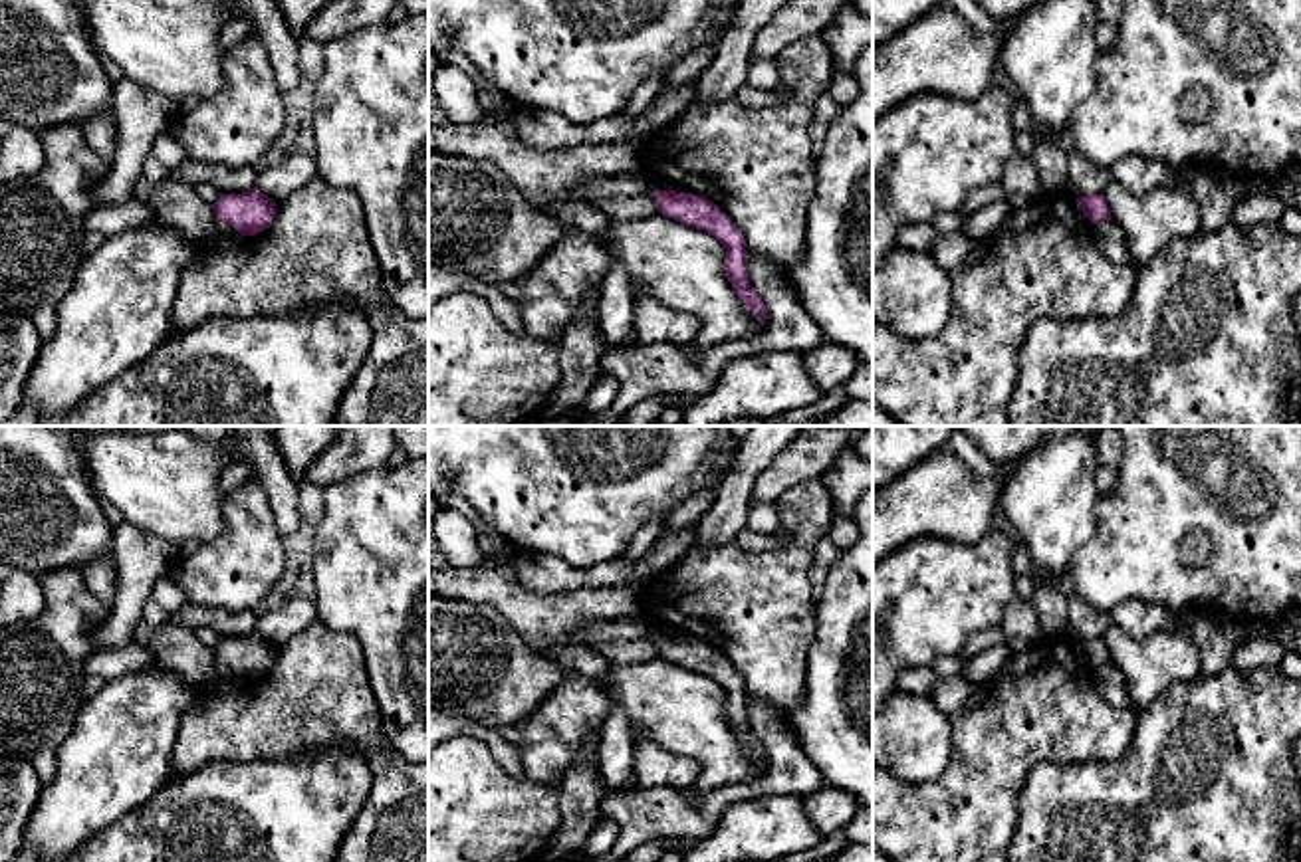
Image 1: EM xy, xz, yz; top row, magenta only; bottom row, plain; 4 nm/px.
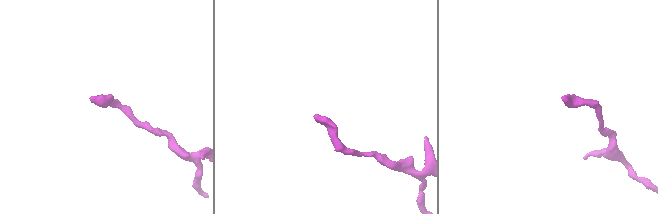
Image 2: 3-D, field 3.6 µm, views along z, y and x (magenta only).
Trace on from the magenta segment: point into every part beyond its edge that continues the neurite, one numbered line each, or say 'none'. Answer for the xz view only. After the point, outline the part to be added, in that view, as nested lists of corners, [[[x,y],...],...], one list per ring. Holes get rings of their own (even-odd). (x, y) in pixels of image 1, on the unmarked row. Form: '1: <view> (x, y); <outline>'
none

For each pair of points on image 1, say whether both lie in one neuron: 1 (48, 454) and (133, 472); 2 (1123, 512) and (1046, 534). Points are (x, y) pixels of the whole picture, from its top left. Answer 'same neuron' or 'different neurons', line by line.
1: different neurons
2: different neurons

